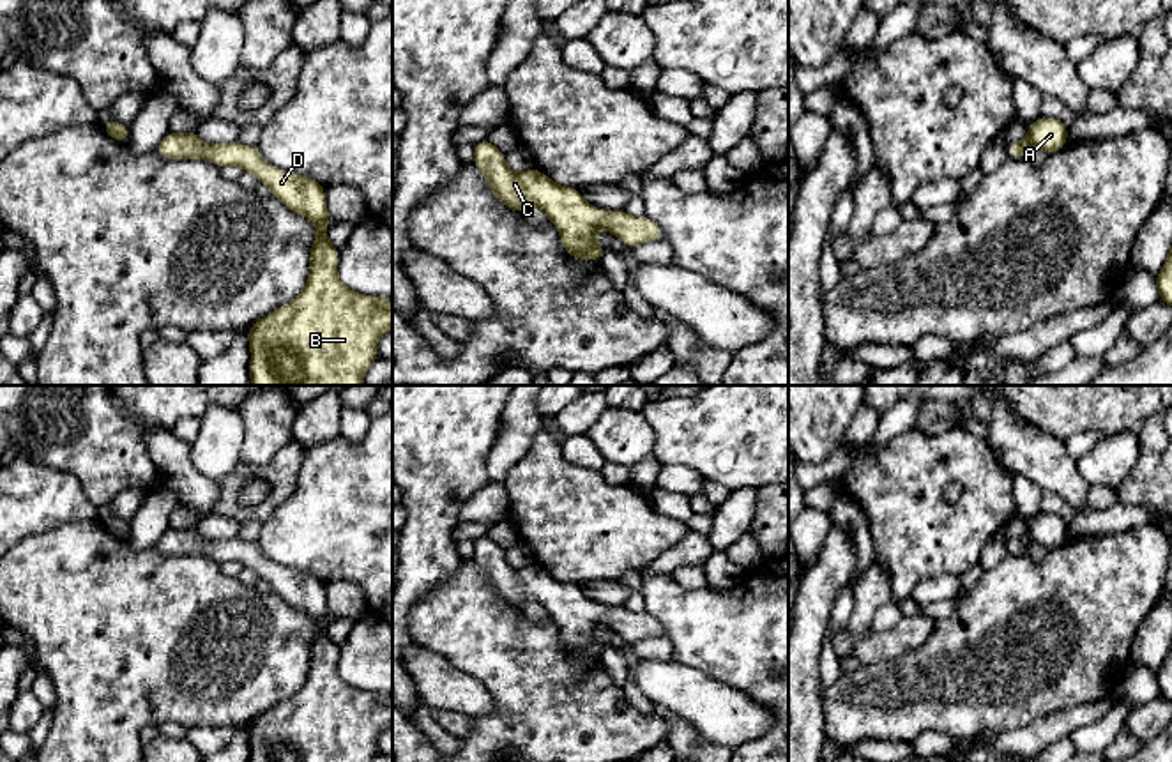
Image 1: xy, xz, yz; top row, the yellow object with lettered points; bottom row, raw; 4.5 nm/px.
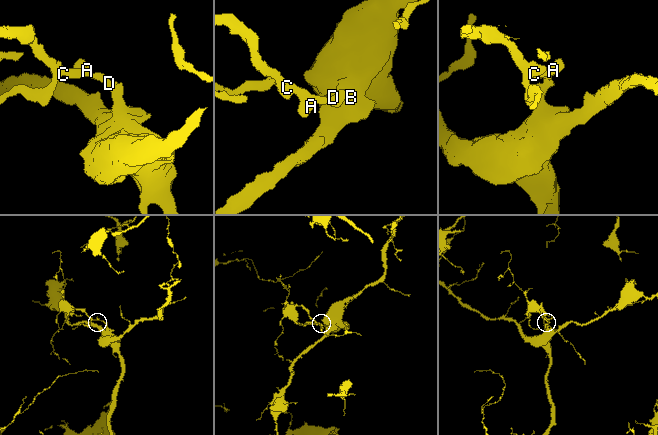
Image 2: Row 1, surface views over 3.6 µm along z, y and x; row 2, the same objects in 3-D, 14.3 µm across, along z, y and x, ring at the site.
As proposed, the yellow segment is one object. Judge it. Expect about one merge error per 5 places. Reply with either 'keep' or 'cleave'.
keep

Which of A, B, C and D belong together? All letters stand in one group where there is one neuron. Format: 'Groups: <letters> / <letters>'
Groups: A B C D

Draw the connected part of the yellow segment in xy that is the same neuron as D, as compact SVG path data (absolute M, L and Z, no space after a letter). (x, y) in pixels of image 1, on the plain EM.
M168 527L156 548L164 555L203 553L219 564L239 562L318 624L304 686L247 725L249 762L371 762L378 757L378 735L392 723L392 693L357 690L339 677L339 647L327 635L331 613L320 578L270 562L256 541L207 541L194 527Z

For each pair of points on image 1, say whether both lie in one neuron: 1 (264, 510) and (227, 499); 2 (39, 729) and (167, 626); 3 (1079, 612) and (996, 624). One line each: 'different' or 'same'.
1: same
2: different
3: same

